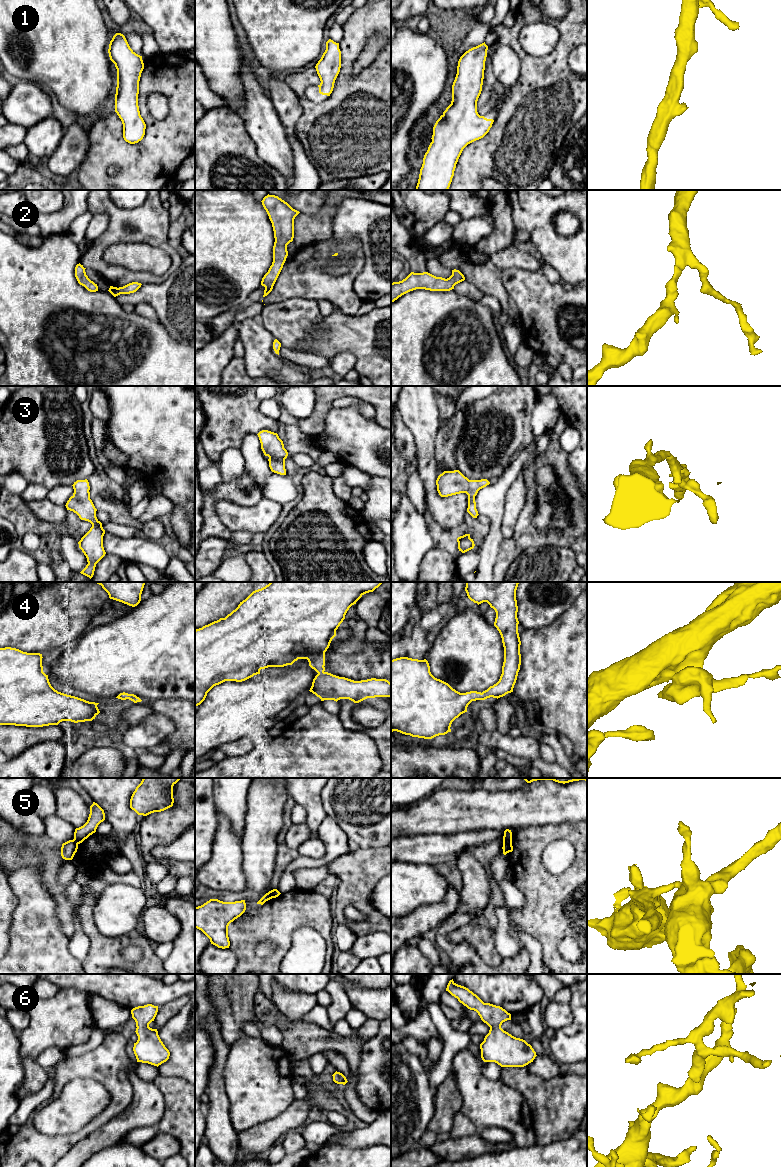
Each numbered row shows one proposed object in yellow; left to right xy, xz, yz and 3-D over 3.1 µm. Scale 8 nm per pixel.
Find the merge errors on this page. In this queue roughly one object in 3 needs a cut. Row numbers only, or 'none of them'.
5

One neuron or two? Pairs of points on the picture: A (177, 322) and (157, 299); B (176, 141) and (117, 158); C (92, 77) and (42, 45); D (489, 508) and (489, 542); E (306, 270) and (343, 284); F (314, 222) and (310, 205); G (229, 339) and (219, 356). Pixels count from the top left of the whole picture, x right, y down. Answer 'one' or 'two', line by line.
A: one
B: one
C: one
D: one
E: one
F: two
G: one

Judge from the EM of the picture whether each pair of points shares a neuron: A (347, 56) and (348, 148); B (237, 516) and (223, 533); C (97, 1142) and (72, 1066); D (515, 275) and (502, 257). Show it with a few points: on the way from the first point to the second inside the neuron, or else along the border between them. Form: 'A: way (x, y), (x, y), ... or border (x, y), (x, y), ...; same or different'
A: way (352, 79), (374, 101), (374, 112), (363, 125); same
B: border (214, 508), (220, 521), (233, 532); different
C: border (114, 1117), (75, 1144); different
D: border (501, 270), (523, 268), (533, 272); different

